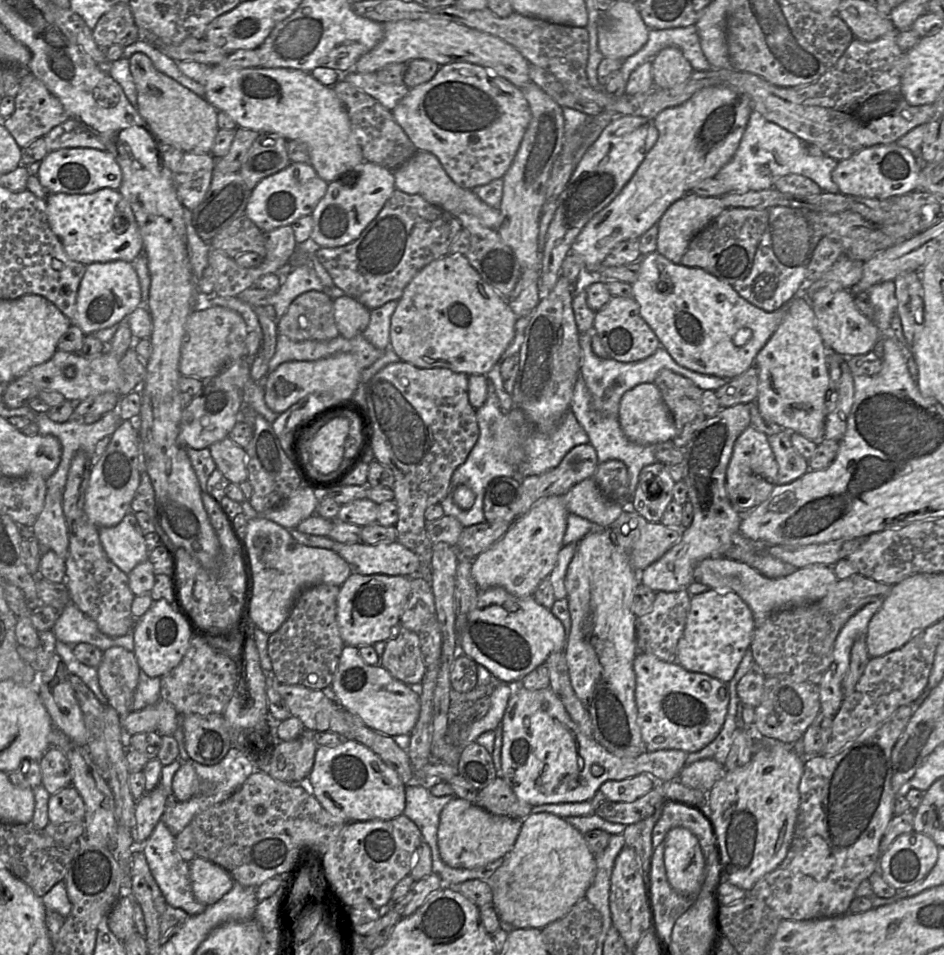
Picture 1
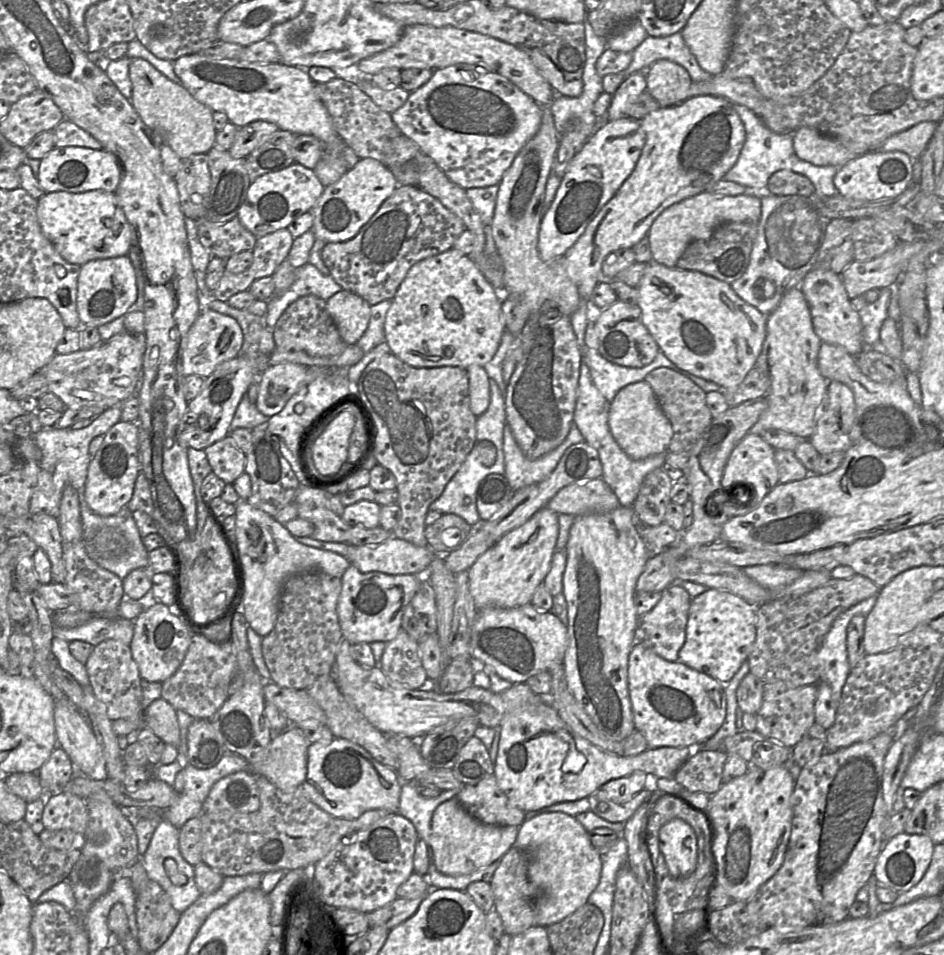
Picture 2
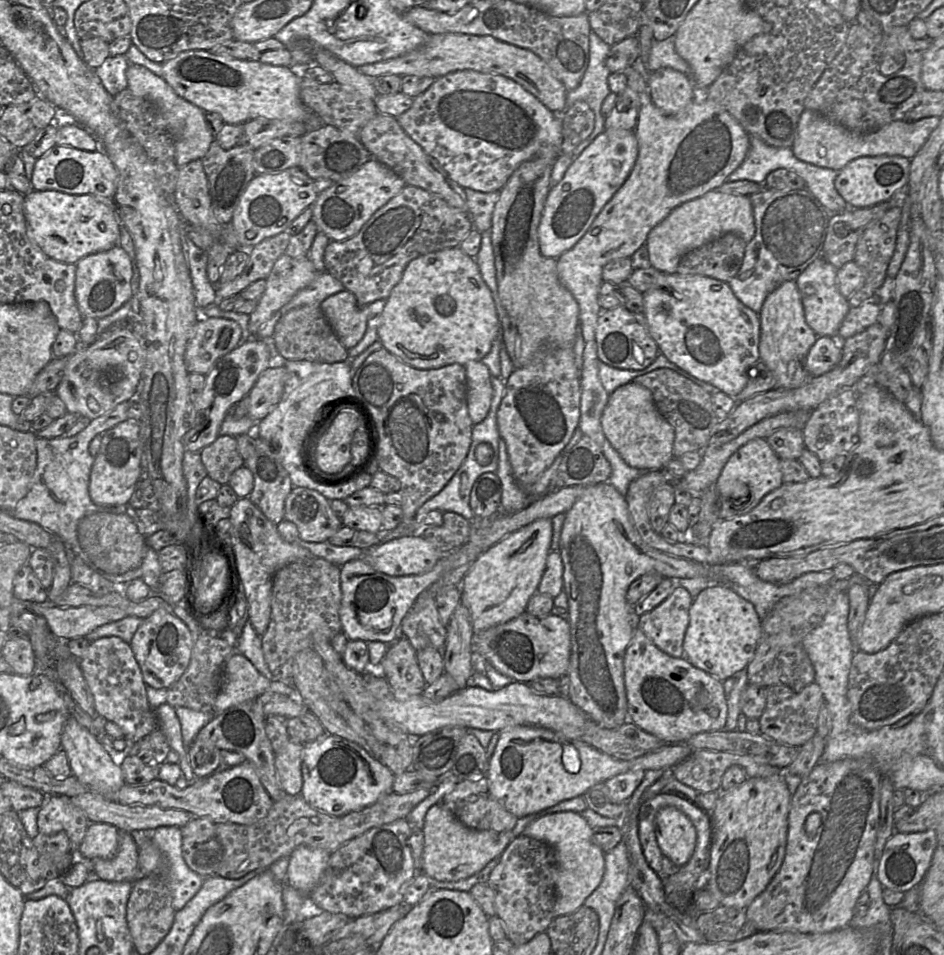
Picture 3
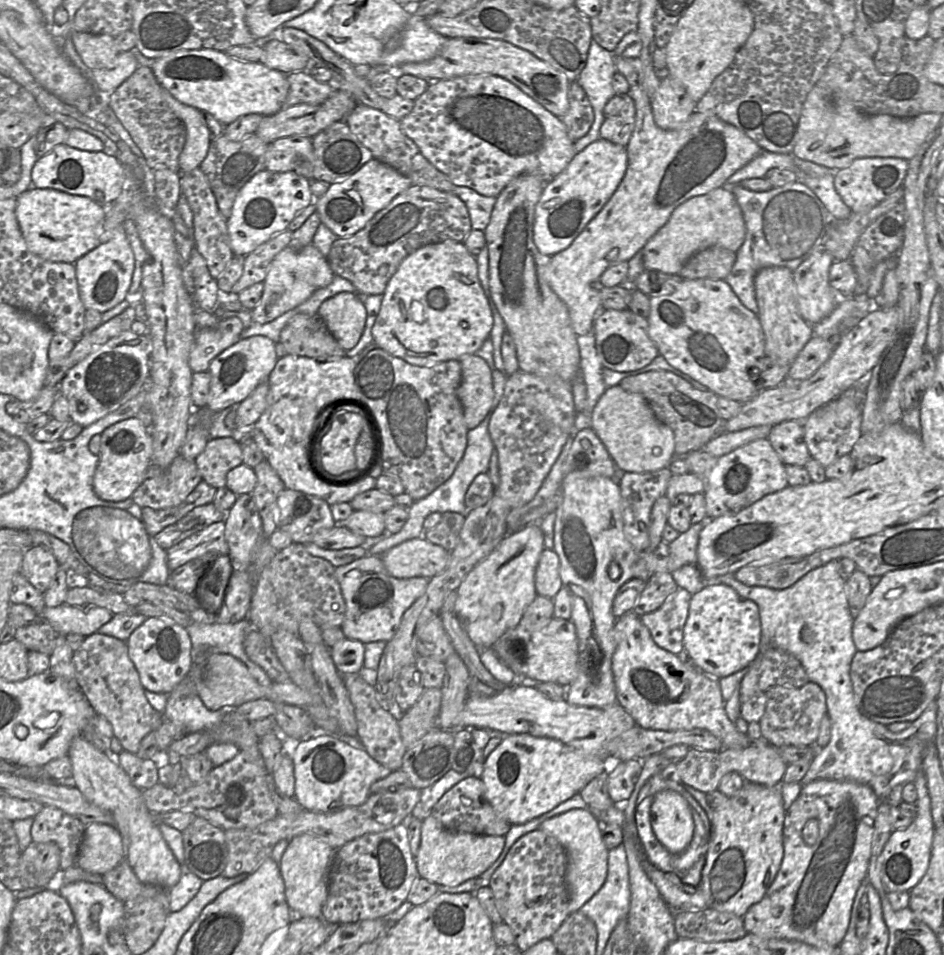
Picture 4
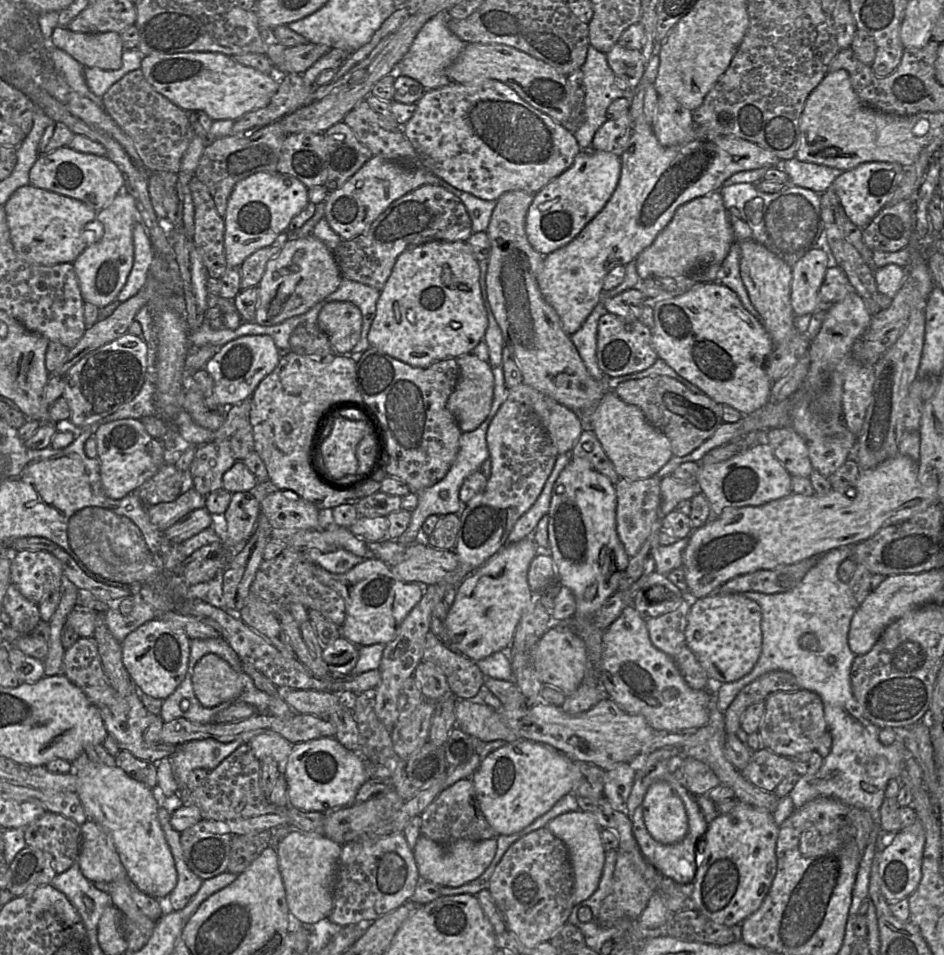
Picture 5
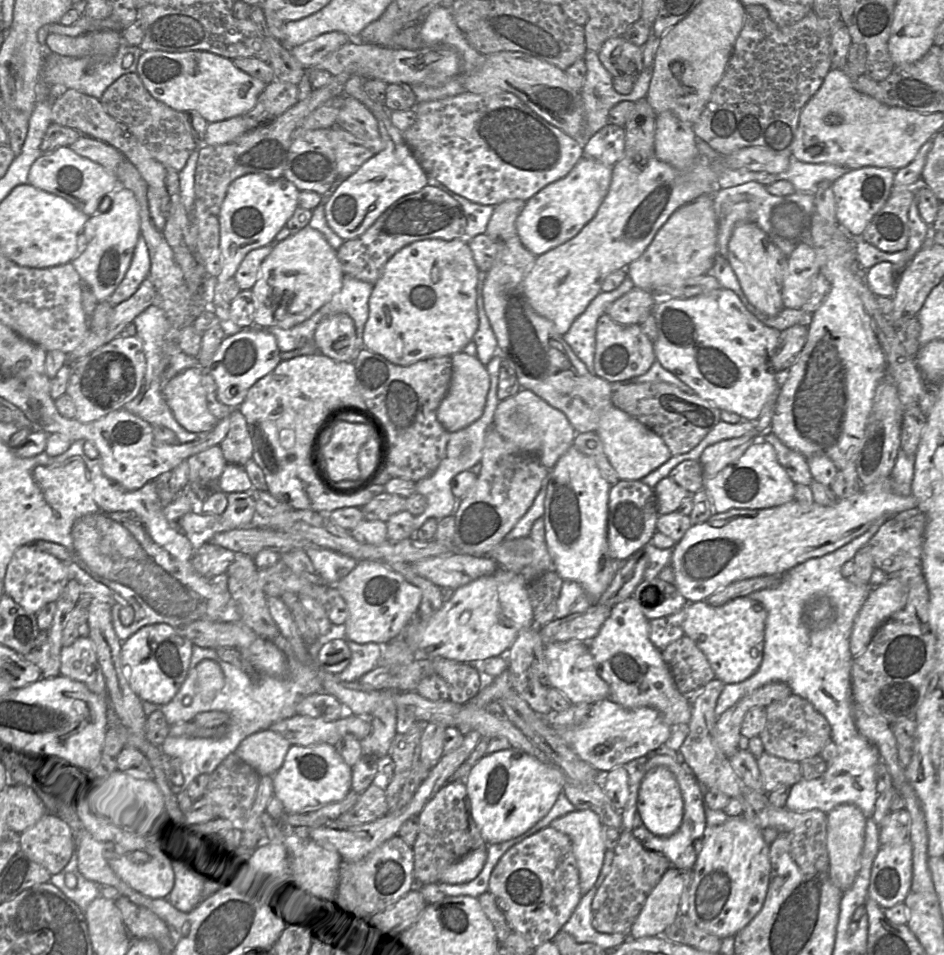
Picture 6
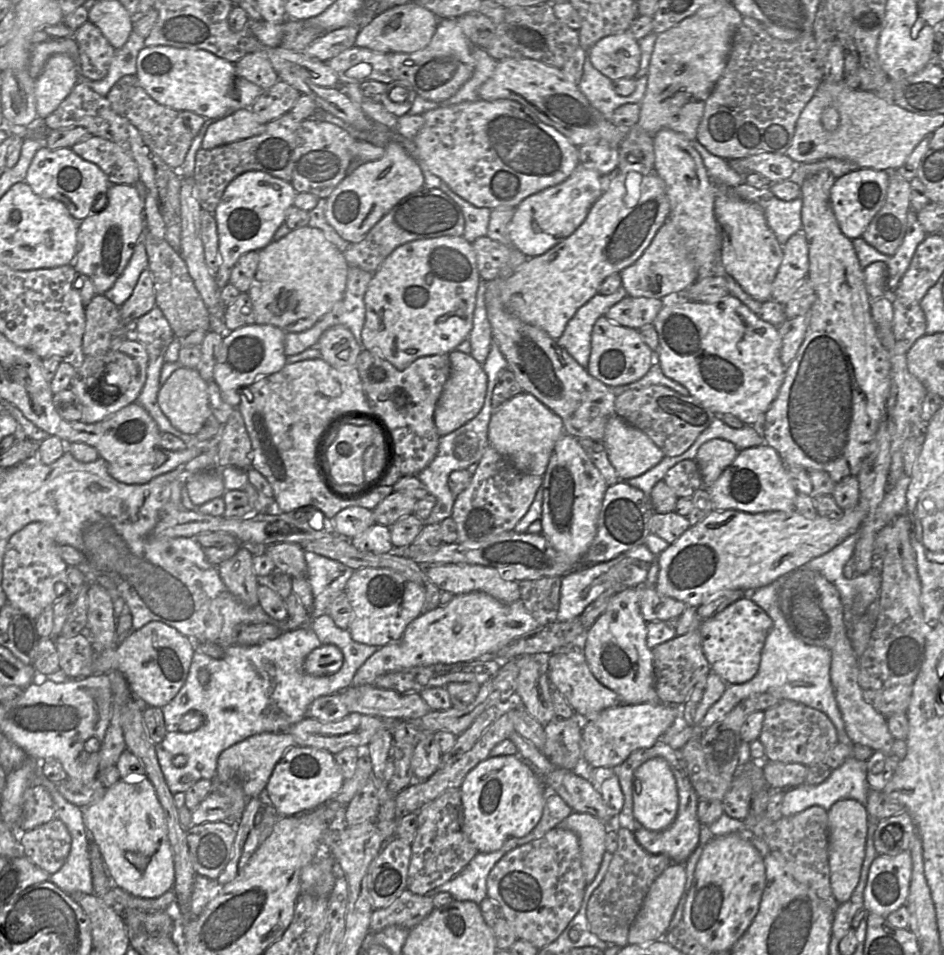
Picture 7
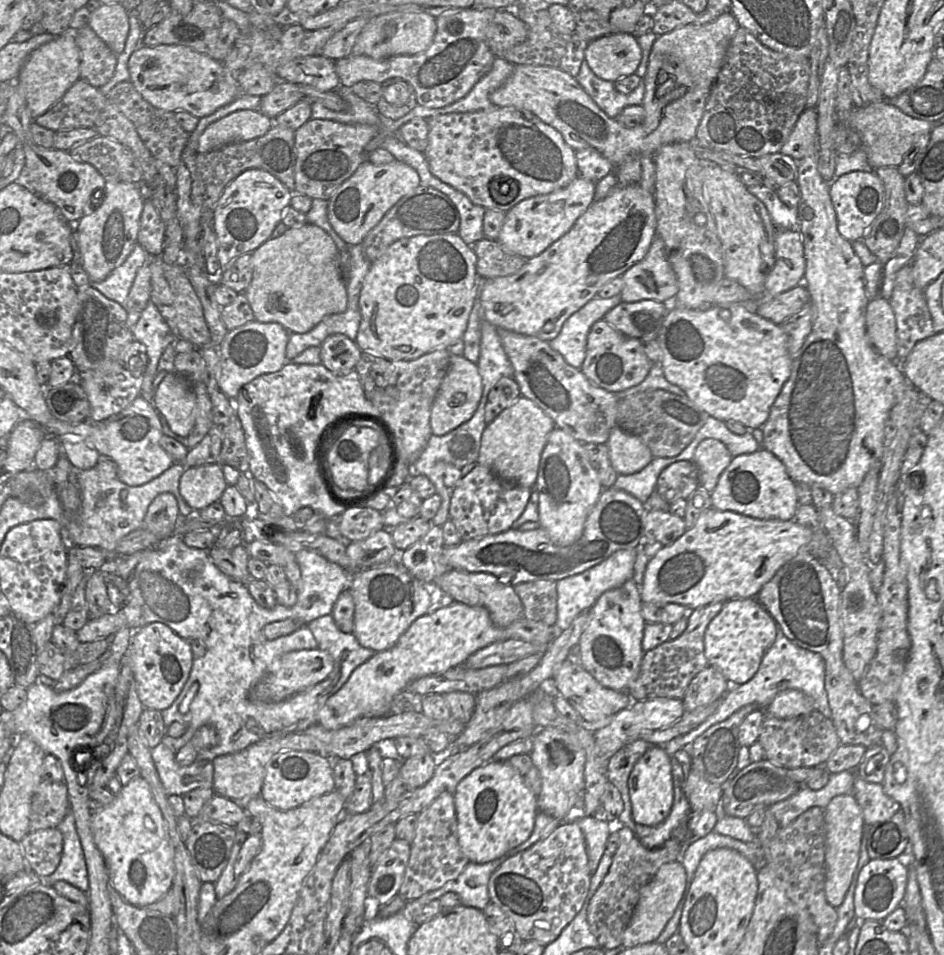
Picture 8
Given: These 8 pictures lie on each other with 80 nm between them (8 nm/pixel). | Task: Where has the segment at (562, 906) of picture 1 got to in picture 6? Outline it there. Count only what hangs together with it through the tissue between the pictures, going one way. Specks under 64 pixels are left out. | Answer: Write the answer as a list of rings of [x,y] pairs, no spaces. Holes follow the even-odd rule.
[[[576,810],[555,819],[550,827],[568,835],[572,841],[580,891],[584,896],[595,885],[604,863],[607,851],[603,841],[604,826],[595,812]]]

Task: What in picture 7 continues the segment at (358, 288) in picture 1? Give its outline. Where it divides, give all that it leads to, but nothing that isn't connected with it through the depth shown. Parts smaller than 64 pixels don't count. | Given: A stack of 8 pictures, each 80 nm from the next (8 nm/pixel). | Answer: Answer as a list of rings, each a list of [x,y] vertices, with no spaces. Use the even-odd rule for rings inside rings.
[[[422,187],[402,198],[357,242],[349,244],[343,255],[349,266],[374,273],[389,254],[398,246],[410,241],[441,236],[462,236],[464,216],[460,207],[442,190]]]

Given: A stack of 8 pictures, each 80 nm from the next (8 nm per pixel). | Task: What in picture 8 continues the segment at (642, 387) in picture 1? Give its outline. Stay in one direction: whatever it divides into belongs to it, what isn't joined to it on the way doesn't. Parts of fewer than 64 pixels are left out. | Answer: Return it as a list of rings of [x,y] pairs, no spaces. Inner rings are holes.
[[[615,426],[609,435],[607,446],[611,464],[617,474],[633,474],[647,466],[654,456],[647,445],[636,435]]]

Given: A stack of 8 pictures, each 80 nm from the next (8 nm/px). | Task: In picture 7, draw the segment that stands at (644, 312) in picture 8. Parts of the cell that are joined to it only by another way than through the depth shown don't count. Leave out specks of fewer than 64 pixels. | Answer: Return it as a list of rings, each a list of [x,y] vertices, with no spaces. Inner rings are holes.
[[[626,296],[613,305],[605,317],[620,326],[639,330],[644,325],[654,323],[662,307],[661,299]]]

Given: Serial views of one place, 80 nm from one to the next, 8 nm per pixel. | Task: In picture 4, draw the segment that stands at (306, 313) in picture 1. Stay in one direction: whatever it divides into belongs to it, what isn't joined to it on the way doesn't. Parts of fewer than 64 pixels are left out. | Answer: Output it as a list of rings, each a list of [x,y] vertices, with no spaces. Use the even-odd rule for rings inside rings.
[[[299,313],[283,327],[279,343],[283,353],[328,360],[346,355],[319,315]]]

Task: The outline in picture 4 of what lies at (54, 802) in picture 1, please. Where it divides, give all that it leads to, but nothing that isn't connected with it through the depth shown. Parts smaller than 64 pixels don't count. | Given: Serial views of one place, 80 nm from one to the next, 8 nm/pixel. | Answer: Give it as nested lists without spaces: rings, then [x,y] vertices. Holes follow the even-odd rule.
[[[44,806],[34,817],[31,838],[34,842],[54,842],[60,849],[60,870],[76,864],[86,825],[54,806]]]

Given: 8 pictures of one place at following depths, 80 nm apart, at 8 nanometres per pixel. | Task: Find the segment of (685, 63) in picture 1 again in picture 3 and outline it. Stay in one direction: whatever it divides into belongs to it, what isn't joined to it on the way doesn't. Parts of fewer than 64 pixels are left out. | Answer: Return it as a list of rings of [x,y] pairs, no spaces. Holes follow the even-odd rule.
[[[672,68],[650,72],[648,88],[653,104],[667,116],[679,115],[695,101],[692,80]]]

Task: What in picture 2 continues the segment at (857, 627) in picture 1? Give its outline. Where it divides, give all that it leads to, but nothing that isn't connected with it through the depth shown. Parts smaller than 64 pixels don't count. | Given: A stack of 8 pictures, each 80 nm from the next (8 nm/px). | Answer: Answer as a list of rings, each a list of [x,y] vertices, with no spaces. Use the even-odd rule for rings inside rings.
[[[872,596],[840,614],[826,634],[818,651],[819,682],[825,682],[830,686],[833,700],[839,703],[851,670],[847,650],[848,625],[856,615],[866,617],[875,606],[876,601],[877,596]]]

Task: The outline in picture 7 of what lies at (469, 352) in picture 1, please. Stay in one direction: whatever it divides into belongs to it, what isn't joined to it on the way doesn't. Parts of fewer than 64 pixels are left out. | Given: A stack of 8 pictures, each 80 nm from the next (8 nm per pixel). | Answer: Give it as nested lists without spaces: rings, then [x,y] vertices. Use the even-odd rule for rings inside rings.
[[[463,236],[420,239],[398,246],[373,273],[365,292],[362,348],[380,354],[398,370],[423,356],[449,354],[468,339],[479,283],[475,251]]]

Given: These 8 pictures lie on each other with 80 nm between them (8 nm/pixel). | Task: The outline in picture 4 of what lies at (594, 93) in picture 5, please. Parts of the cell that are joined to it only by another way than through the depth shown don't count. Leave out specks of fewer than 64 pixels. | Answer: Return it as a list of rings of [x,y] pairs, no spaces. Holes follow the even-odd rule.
[[[591,37],[586,65],[577,82],[584,89],[594,113],[591,128],[574,143],[576,154],[600,138],[600,127],[606,118],[604,107],[616,95],[612,79],[616,72],[613,53],[602,48]]]

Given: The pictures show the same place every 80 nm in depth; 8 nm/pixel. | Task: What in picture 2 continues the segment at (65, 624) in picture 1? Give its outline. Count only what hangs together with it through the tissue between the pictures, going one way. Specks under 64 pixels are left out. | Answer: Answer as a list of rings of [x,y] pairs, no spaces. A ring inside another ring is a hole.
[[[99,616],[92,617],[85,624],[66,628],[54,625],[53,635],[71,642],[80,640],[93,646],[105,640],[117,640],[130,646],[134,634],[134,621],[117,618],[106,619]]]

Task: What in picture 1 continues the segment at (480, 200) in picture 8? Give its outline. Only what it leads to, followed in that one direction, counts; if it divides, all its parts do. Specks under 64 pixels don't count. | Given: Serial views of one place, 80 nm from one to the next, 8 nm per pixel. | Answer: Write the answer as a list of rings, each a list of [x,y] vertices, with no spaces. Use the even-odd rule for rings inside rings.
[[[471,63],[440,66],[431,80],[410,88],[392,113],[417,150],[434,154],[453,182],[469,190],[503,178],[531,120],[521,89]]]

